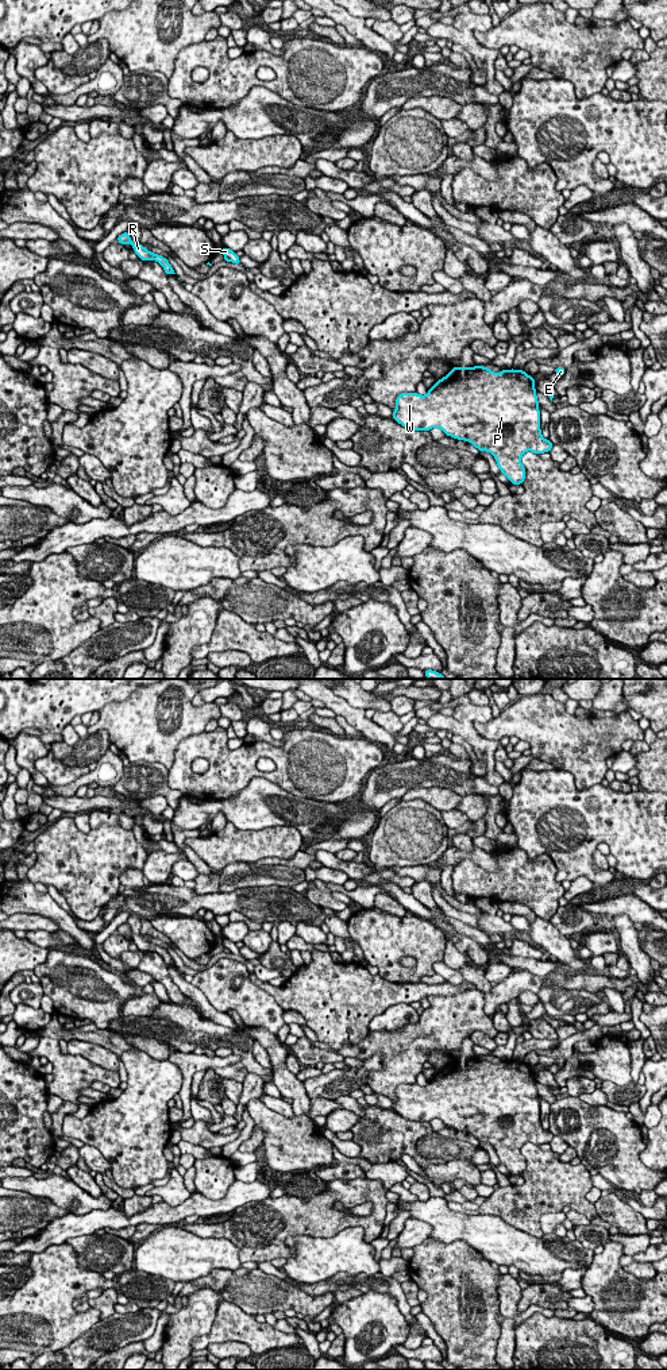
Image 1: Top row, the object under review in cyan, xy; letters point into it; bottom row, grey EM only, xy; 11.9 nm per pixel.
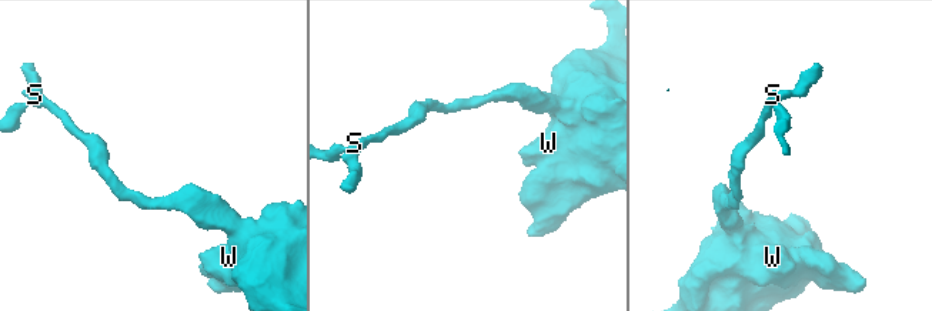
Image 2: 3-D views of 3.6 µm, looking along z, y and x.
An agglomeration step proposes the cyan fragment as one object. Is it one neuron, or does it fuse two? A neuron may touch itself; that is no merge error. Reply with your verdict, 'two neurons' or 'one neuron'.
two neurons

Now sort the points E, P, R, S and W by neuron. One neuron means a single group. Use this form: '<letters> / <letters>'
E P S W / R

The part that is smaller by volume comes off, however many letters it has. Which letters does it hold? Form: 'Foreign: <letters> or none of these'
Foreign: R

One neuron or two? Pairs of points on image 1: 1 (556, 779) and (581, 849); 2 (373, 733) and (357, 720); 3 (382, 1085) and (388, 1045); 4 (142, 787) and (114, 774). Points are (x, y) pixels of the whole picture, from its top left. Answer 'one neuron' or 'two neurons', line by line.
1: one neuron
2: one neuron
3: one neuron
4: two neurons

